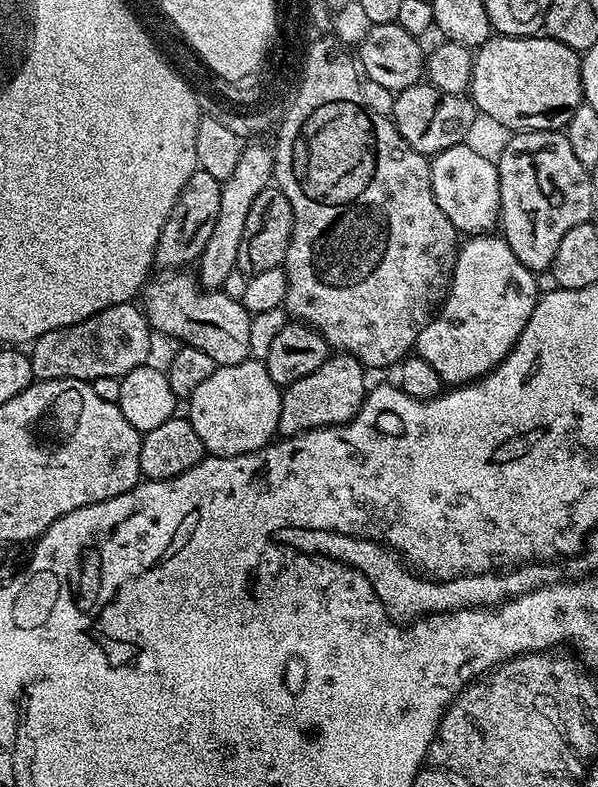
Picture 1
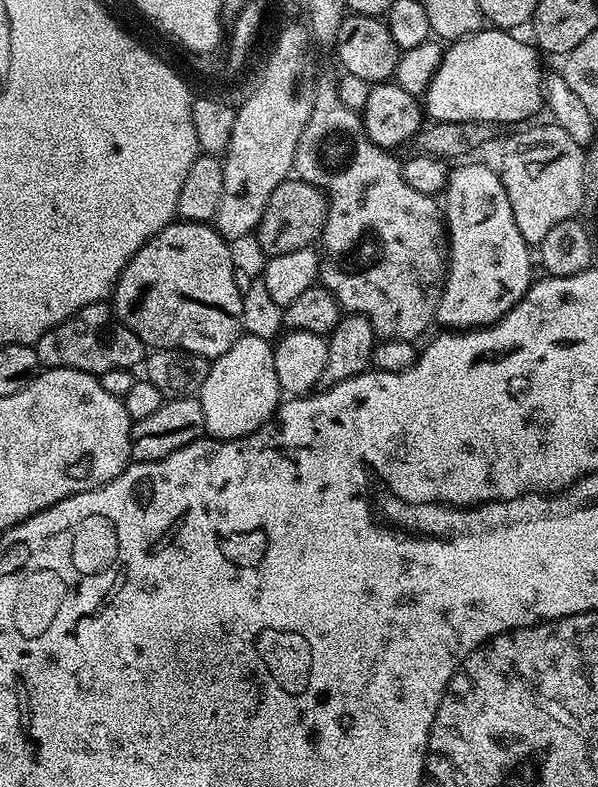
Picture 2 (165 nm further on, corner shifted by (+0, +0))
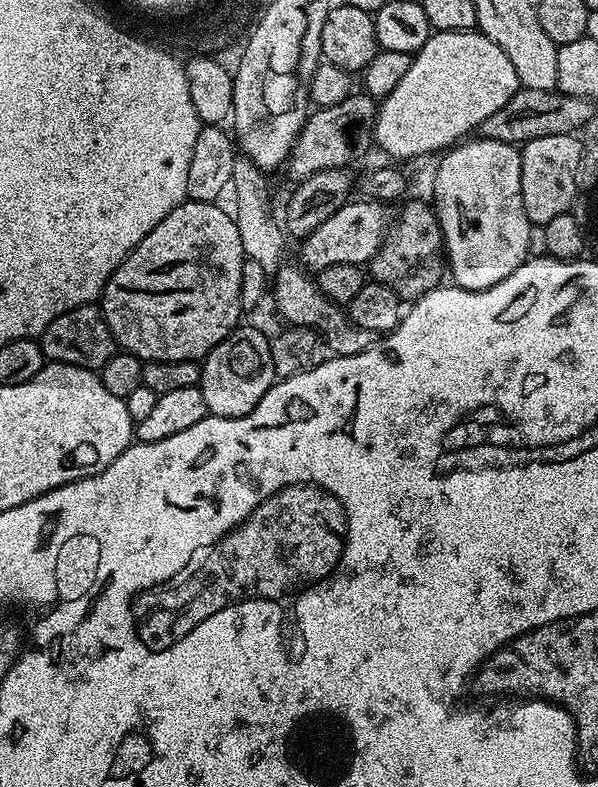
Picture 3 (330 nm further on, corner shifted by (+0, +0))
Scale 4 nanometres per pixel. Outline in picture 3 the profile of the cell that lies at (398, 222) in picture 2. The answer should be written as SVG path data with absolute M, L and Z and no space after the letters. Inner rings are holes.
M412 200L401 210L397 220L395 217L383 246L370 262L370 276L375 283L390 286L404 302L415 302L430 290L441 287L443 280L440 279L446 276L444 231L431 203Z

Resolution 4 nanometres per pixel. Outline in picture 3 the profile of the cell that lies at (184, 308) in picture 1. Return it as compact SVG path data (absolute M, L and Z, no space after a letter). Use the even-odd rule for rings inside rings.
M185 199L179 204L128 257L106 282L98 301L104 320L110 326L112 336L123 351L134 354L142 361L194 360L203 361L241 323L240 287L242 266L245 262L242 250L240 226L220 209L221 205L206 200Z

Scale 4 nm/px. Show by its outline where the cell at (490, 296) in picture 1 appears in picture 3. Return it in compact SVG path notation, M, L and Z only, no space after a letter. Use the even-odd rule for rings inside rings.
M468 138L447 149L439 160L436 177L432 180L432 192L436 195L436 217L440 220L440 229L444 231L446 264L450 269L450 280L452 276L451 283L466 290L486 290L502 282L502 278L514 274L514 270L518 270L518 266L522 266L530 256L528 247L532 244L534 225L522 206L520 148L497 140Z

